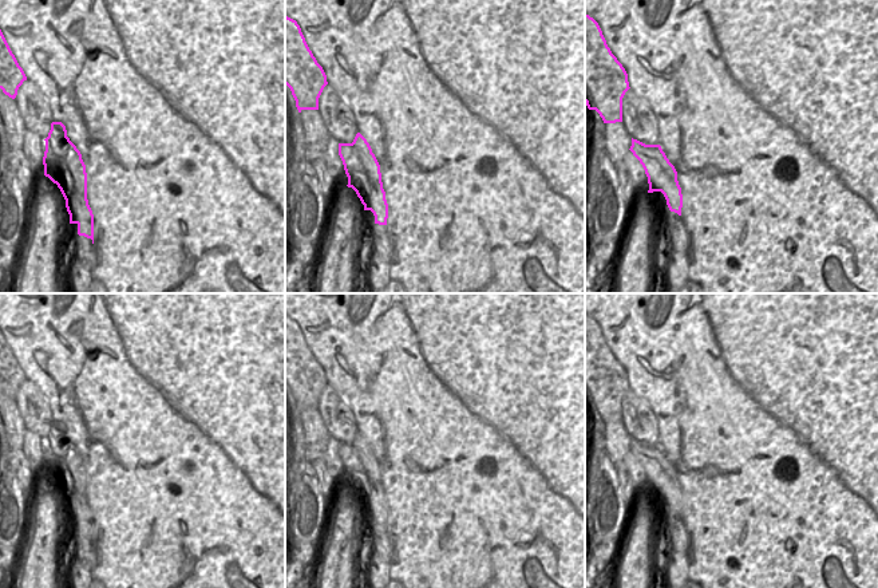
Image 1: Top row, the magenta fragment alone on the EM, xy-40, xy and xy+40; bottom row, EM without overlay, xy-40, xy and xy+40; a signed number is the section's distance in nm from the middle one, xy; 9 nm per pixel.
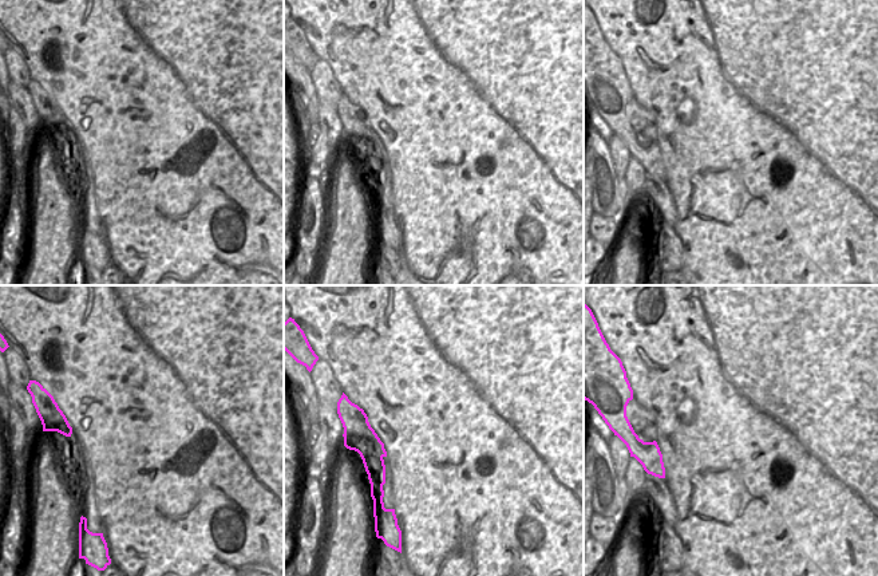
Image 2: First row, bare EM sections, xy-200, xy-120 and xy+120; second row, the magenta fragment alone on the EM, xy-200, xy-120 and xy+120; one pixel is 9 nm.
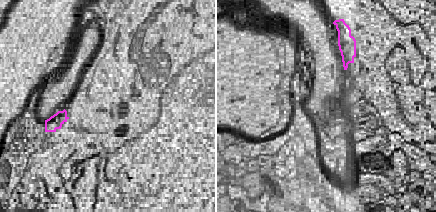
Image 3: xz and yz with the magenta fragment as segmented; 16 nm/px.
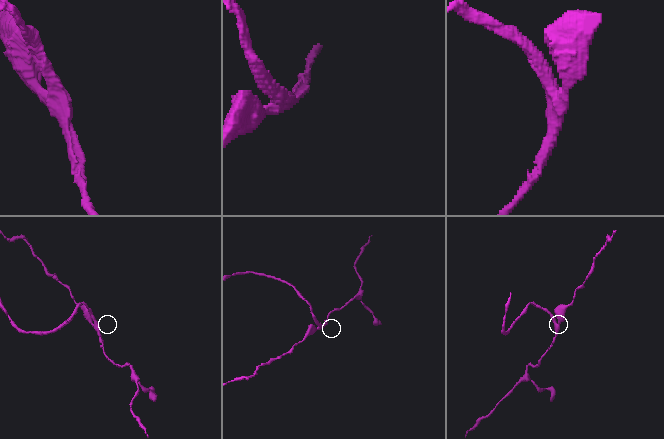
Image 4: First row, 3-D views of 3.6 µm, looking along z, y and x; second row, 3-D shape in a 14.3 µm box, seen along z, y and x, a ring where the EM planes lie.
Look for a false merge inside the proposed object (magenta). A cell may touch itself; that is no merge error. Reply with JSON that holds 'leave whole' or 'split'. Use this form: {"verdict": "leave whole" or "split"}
{"verdict": "split"}

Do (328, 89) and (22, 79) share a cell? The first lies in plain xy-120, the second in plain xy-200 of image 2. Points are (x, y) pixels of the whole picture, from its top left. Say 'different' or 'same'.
same

